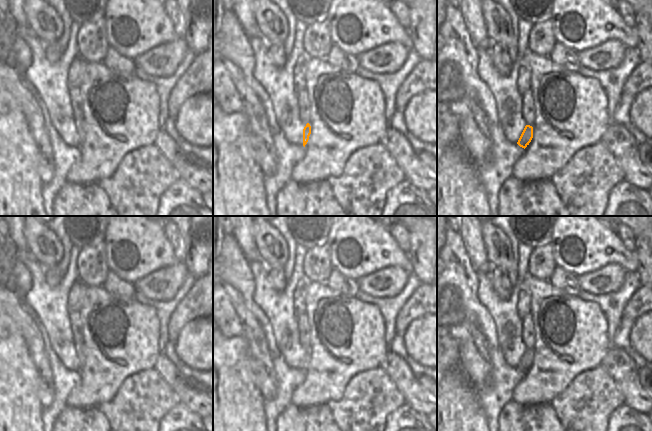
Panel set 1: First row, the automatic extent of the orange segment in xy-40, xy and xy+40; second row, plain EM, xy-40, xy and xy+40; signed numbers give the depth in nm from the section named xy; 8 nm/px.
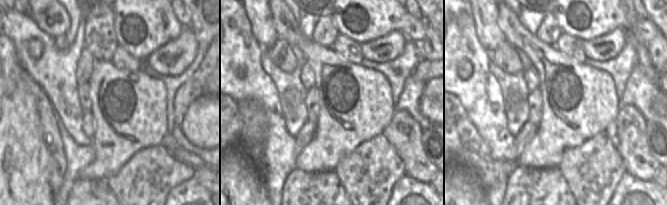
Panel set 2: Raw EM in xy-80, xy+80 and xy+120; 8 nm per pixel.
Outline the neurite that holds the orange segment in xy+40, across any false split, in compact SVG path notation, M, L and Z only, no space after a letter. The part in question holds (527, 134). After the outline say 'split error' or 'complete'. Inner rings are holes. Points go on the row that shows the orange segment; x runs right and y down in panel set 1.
M526 125L517 144L525 149L531 142L532 138L533 138L533 127L530 125Z; complete

